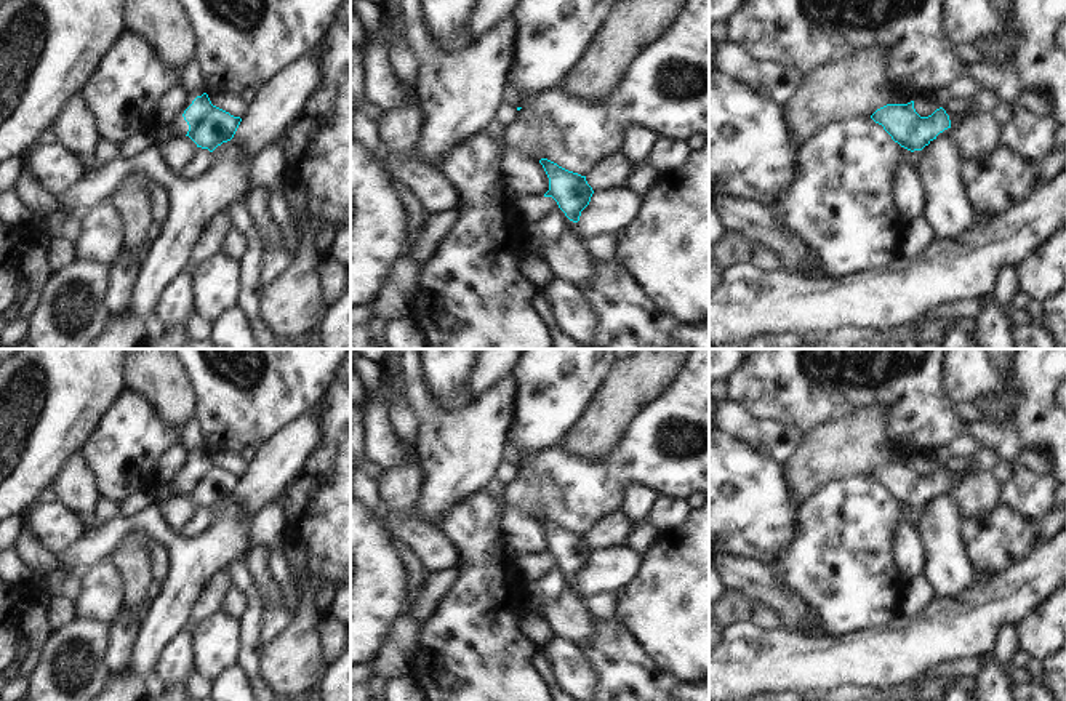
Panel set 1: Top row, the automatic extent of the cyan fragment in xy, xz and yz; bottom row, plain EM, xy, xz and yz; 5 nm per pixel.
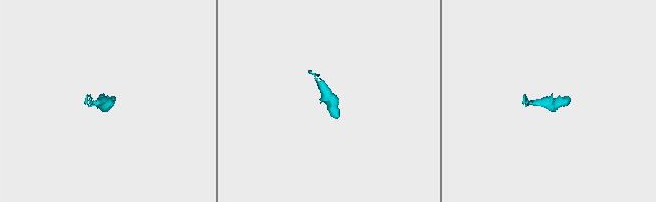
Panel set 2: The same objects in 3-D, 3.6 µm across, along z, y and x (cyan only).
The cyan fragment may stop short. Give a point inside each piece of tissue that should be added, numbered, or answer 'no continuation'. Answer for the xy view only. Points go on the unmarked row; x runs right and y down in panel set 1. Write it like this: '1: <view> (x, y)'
no continuation

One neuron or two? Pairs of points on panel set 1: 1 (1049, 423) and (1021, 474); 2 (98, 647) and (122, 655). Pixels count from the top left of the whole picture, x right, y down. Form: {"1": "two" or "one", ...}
{"1": "two", "2": "two"}

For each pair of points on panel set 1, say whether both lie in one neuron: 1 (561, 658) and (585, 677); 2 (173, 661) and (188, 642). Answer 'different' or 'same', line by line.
1: same
2: same

